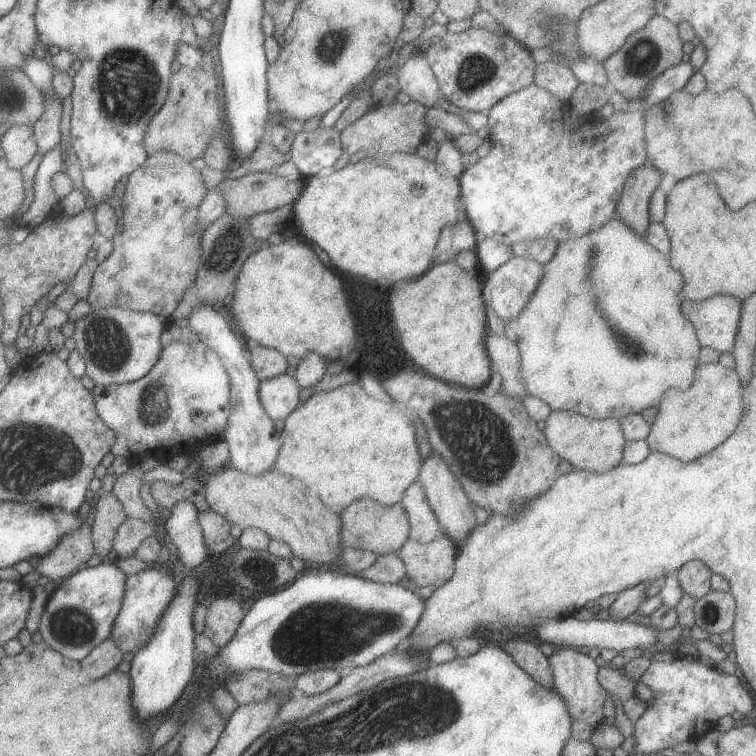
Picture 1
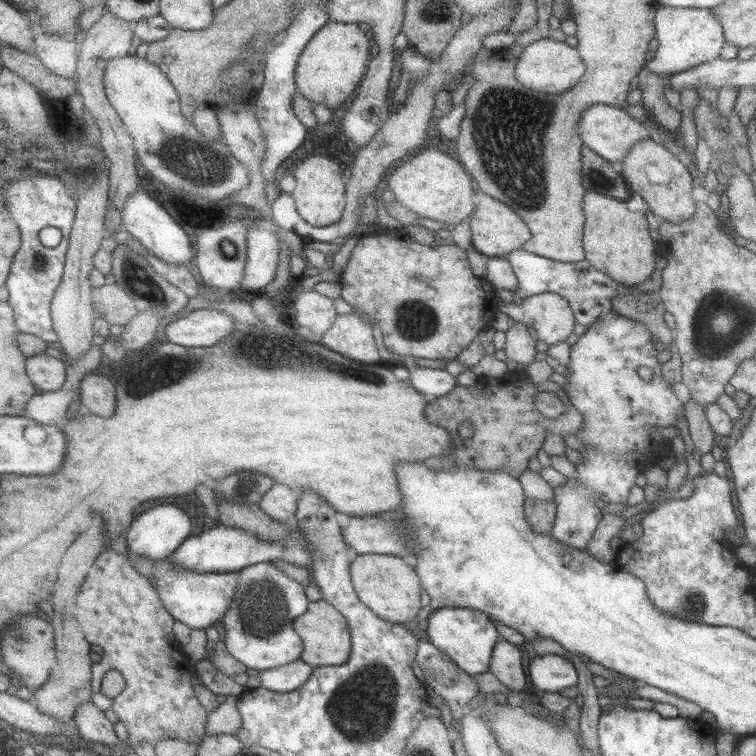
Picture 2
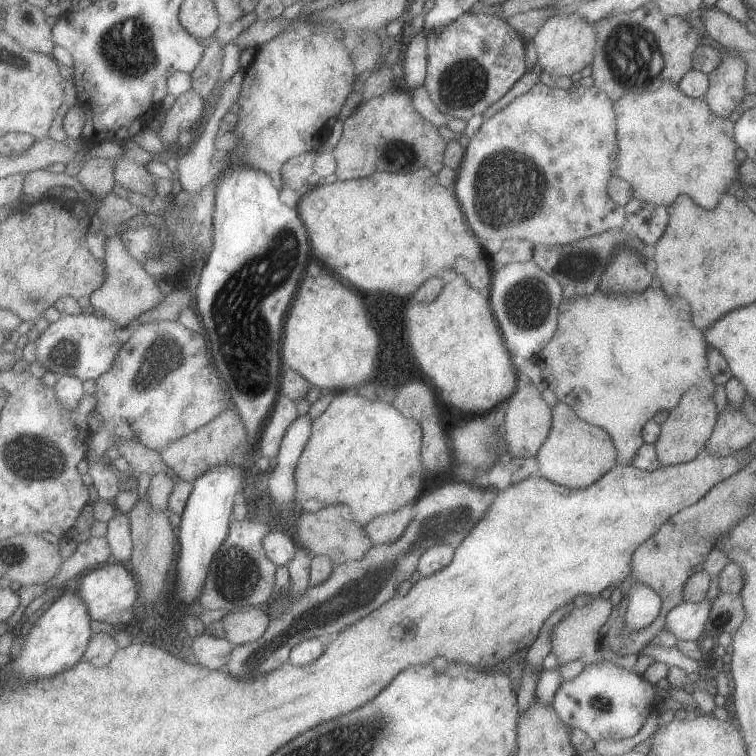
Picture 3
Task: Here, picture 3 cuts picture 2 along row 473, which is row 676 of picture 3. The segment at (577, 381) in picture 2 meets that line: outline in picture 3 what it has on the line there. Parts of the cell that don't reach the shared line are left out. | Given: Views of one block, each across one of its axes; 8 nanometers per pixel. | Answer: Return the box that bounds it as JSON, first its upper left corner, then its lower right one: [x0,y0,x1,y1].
[551,659,656,743]

